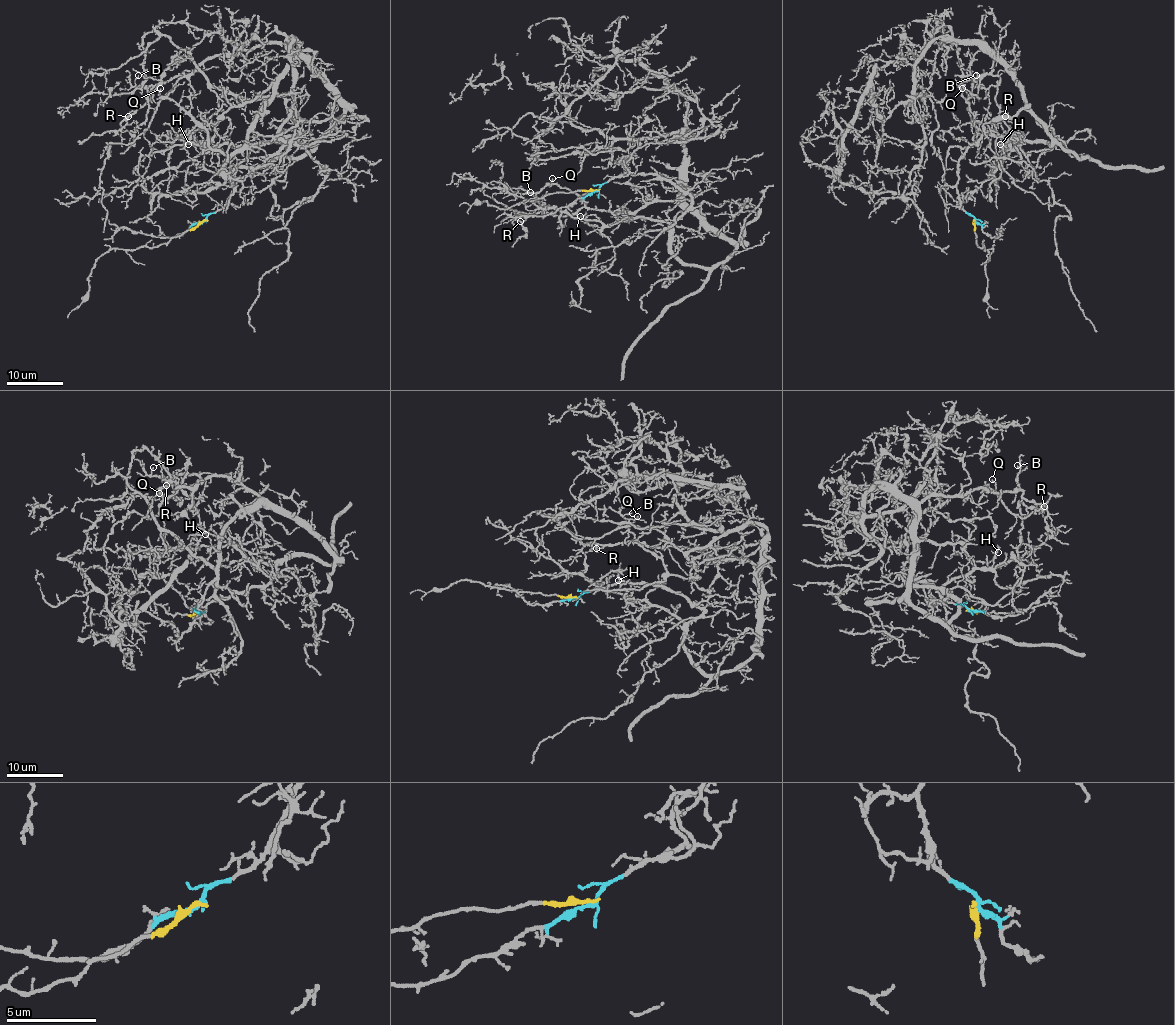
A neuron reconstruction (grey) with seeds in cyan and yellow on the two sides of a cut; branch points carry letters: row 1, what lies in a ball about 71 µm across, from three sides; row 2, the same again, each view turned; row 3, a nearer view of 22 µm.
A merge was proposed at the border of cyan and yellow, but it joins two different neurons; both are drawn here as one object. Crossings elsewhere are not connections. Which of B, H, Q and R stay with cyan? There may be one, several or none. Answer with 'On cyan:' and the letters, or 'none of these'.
On cyan: B, H, Q, R

